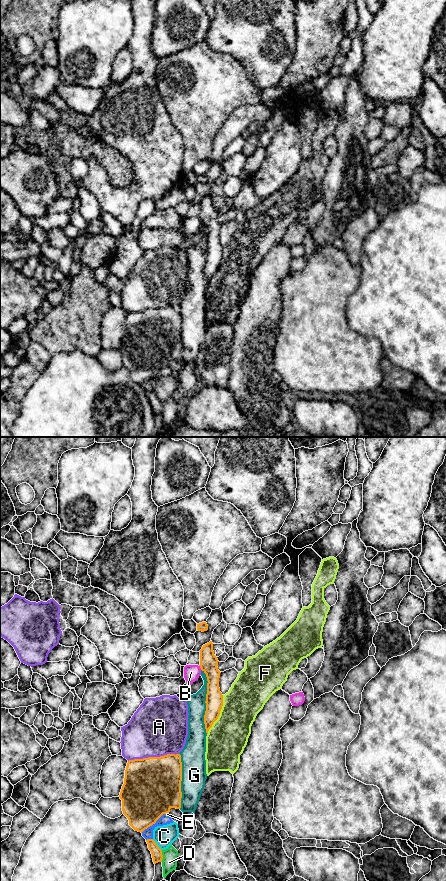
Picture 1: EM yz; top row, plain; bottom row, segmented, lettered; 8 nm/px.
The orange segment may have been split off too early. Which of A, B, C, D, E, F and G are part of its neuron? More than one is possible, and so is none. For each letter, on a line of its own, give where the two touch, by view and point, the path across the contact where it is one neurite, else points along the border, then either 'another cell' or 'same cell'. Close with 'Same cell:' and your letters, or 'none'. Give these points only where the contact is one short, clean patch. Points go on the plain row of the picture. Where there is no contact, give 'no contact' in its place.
A: contact yz (153, 309); another cell
B: contact yz (200, 219); border yz (199, 217), (201, 221); another cell
C: contact yz (157, 397); another cell
D: contact yz (162, 408); another cell
E: contact yz (154, 375); another cell
F: contact yz (219, 266); another cell
G: contact yz (205, 253); another cell
Same cell: none

